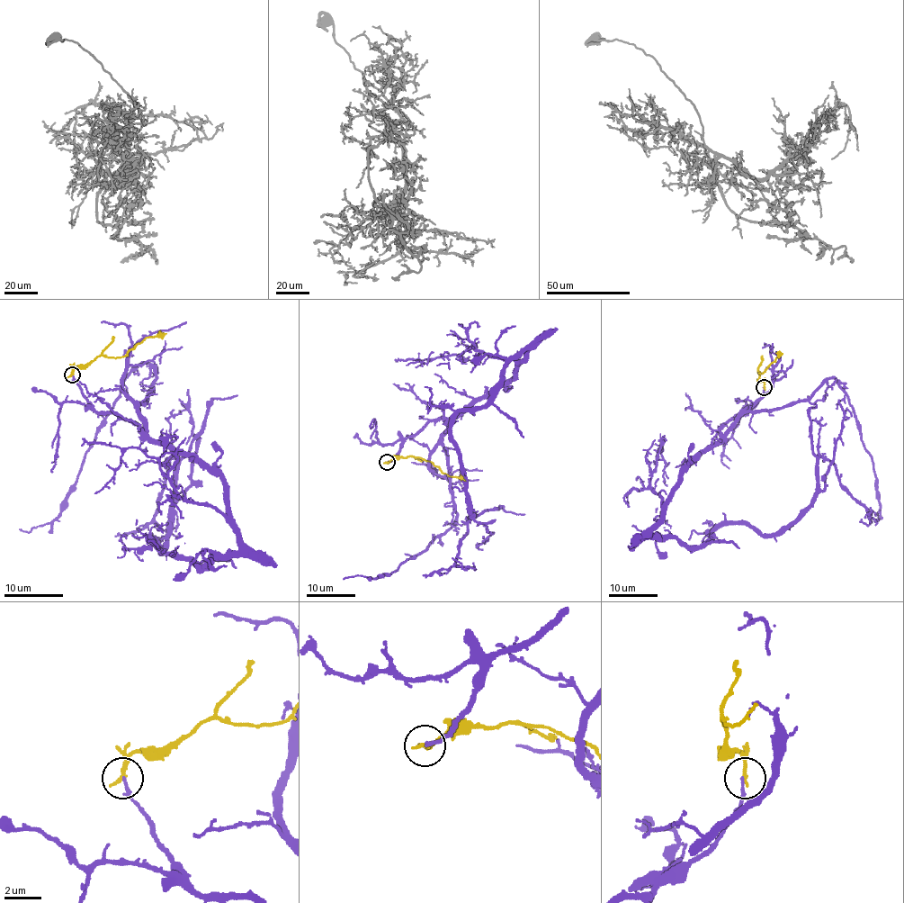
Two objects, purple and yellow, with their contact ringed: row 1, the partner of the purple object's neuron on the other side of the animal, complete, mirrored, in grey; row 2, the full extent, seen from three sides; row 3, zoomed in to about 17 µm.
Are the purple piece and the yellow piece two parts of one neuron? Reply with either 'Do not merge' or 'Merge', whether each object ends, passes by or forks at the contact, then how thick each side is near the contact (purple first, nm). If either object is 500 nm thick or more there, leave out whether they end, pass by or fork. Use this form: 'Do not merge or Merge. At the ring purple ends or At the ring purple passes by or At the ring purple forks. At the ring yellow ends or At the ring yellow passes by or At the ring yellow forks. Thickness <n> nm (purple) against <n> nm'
Do not merge. At the ring purple ends. At the ring yellow ends. Thickness 160 nm (purple) against 240 nm

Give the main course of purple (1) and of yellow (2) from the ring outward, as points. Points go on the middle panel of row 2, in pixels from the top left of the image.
1: (388, 462), (429, 423), (488, 397), (524, 348), (489, 400), (453, 419), (475, 516), (457, 561), (423, 575)
2: (388, 462), (410, 456), (430, 461), (449, 476), (465, 480)

